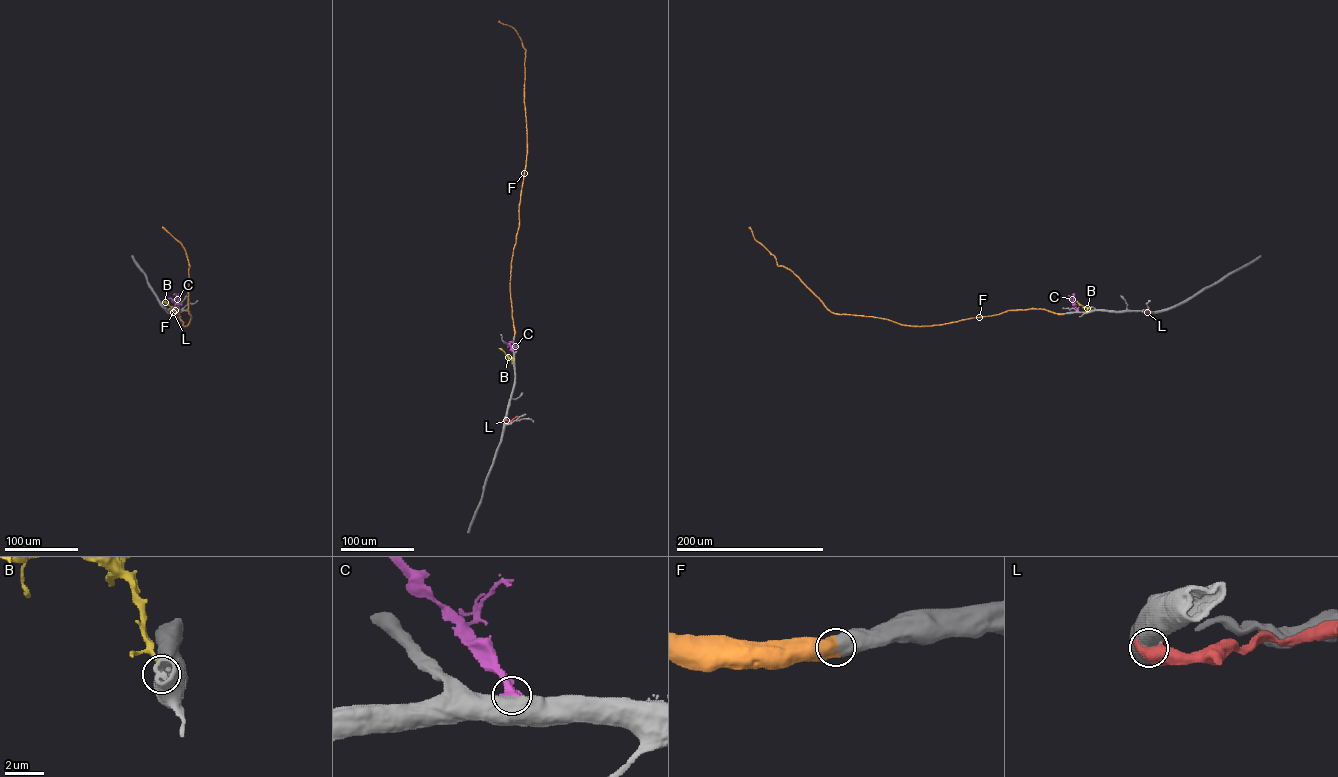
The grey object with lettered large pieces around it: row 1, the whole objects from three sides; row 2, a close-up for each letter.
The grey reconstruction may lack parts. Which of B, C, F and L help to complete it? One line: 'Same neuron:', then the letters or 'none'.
Same neuron: F

